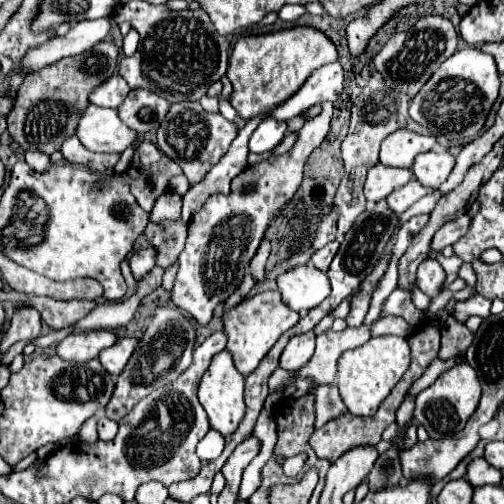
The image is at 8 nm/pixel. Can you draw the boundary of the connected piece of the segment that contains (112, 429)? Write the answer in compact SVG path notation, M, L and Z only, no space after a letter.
M99 417L99 423L97 423L97 431L99 431L99 439L113 439L115 433L117 433L117 423L107 419L107 417Z

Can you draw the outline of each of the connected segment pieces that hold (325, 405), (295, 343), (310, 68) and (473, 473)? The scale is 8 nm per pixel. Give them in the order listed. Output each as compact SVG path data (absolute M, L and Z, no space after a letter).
M319 385L315 389L315 407L317 407L317 427L321 427L325 423L325 419L337 417L343 409L341 405L341 397L339 391L333 385Z
M313 331L295 335L287 343L287 347L283 349L279 367L287 369L287 371L297 371L303 365L307 365L307 361L311 359L313 351L315 351L315 333Z
M291 27L265 35L241 37L231 51L227 77L233 83L231 105L243 119L267 113L285 99L289 99L305 79L319 67L337 61L333 41L315 27Z
M483 457L473 459L467 465L467 473L465 473L465 479L471 485L493 485L493 483L499 483L499 477L501 477L501 471L491 467Z

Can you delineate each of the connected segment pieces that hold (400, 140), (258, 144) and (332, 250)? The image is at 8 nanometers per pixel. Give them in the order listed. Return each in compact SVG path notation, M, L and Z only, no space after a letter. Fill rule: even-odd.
M399 129L387 135L381 143L381 163L389 167L409 167L415 155L435 147L433 135L419 135L411 129Z
M265 119L251 135L249 139L249 151L253 153L263 153L271 151L285 135L285 123L279 123L275 119Z
M331 241L331 243L327 243L323 249L319 249L319 251L313 253L311 263L313 263L319 271L327 271L331 259L333 259L335 253L337 253L337 249L339 249L339 241Z

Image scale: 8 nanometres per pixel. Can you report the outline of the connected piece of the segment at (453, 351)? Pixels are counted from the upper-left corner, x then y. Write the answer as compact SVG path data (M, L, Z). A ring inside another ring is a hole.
M449 317L443 331L441 331L441 351L439 357L441 359L449 359L449 357L459 357L467 351L467 347L473 341L473 331L469 331L461 321Z

